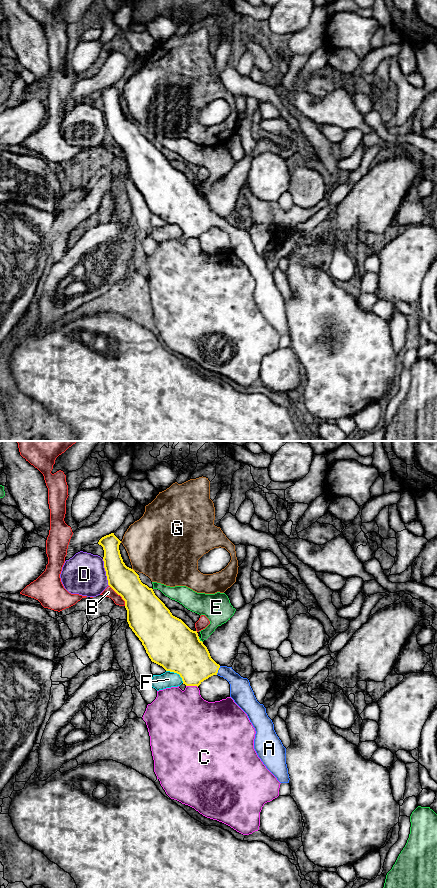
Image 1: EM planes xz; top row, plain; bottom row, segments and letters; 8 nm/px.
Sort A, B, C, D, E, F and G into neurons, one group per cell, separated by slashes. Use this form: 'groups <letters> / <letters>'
groups A / B / C / D / E / F / G

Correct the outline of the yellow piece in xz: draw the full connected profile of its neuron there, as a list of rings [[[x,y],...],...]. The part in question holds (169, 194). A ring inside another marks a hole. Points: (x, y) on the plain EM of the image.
[[[114,85],[102,89],[98,94],[104,102],[103,113],[108,137],[125,153],[129,179],[142,194],[151,213],[166,223],[179,226],[186,238],[198,239],[213,227],[226,231],[230,236],[230,249],[247,266],[255,280],[254,301],[258,309],[280,335],[289,335],[286,300],[277,288],[266,260],[257,253],[249,232],[241,229],[232,219],[220,218],[211,210],[197,183],[191,182],[181,171],[173,168],[153,141],[143,136],[139,127],[125,117],[119,102],[120,95]]]

